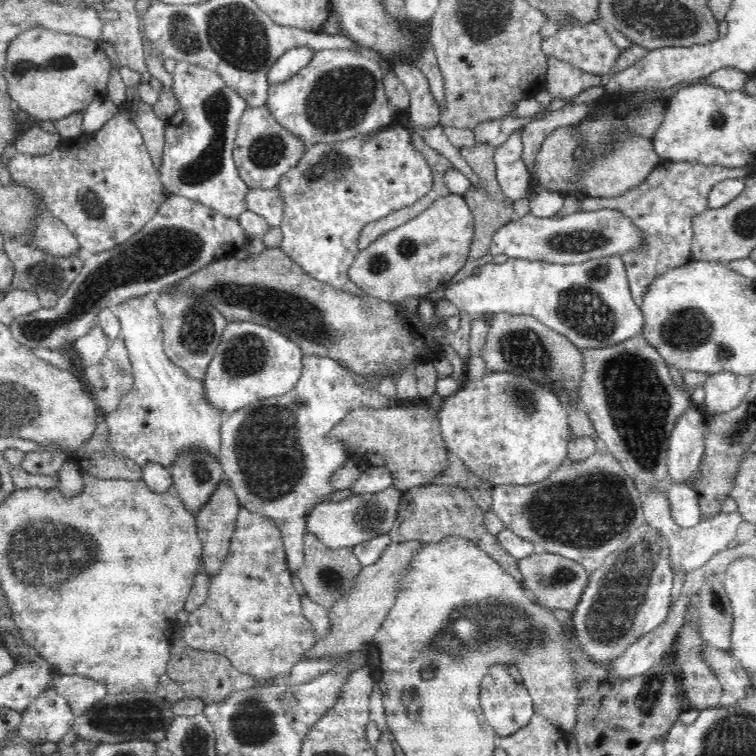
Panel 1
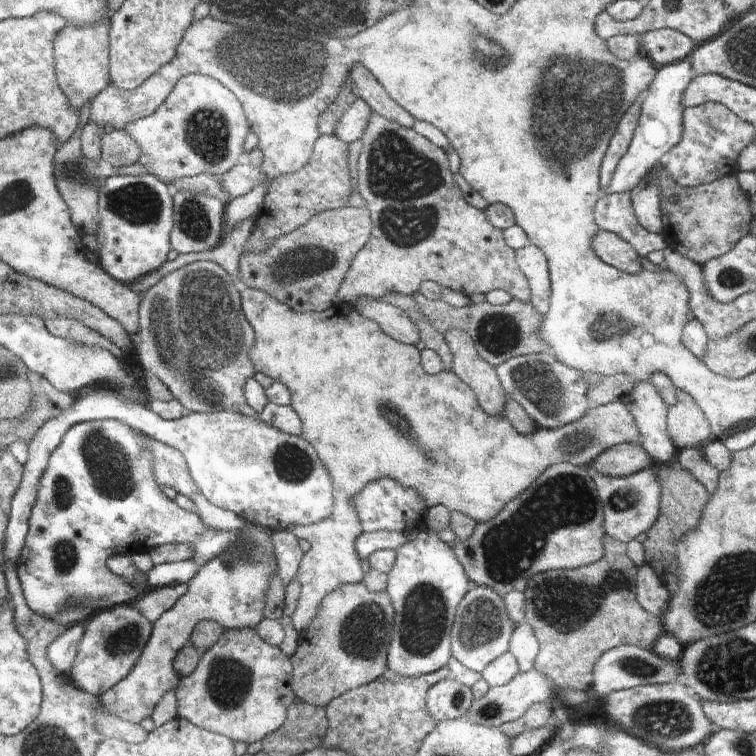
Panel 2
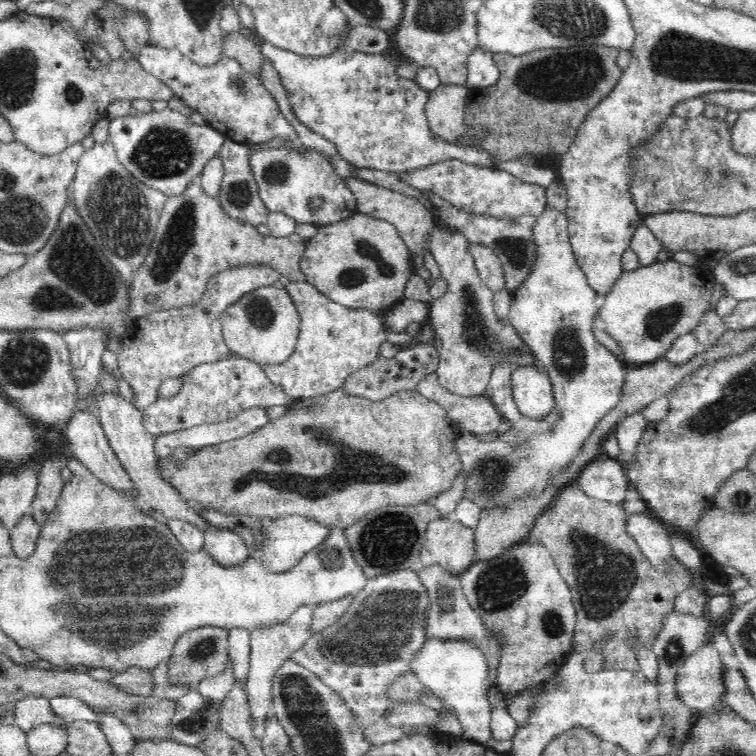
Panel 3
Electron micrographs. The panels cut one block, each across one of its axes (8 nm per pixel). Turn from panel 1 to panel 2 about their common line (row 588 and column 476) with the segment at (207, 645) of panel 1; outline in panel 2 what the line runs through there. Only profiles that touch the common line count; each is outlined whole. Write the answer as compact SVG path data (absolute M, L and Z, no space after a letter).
M372 113L368 121L364 136L361 138L363 147L360 153L360 162L358 164L358 178L357 190L361 197L366 200L369 215L371 216L371 236L366 246L358 251L358 254L353 258L352 264L345 274L344 280L338 289L338 300L344 300L346 304L354 304L360 296L367 296L370 299L382 298L388 293L398 293L403 295L413 295L419 292L422 282L434 281L437 282L442 288L448 287L453 291L465 294L467 297L472 294L486 294L496 289L508 291L514 299L521 300L525 303L531 302L531 286L524 273L520 270L518 263L515 259L515 251L510 248L503 237L503 231L499 228L493 227L491 222L488 222L488 217L485 215L484 210L474 208L464 200L461 188L456 184L454 175L451 173L449 167L449 158L447 152L432 144L430 140L420 136L413 128L407 129L400 126L397 122L388 120L378 113Z

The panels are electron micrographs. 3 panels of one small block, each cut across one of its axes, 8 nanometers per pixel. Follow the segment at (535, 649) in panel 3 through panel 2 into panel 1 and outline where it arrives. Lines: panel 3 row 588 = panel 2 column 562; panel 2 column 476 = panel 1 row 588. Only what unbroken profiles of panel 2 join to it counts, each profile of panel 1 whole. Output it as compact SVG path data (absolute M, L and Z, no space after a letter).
M534 552L526 558L517 560L516 564L522 573L523 586L529 592L533 592L533 598L542 606L556 609L565 614L571 615L573 613L589 583L587 570L580 562L551 552L542 554Z

